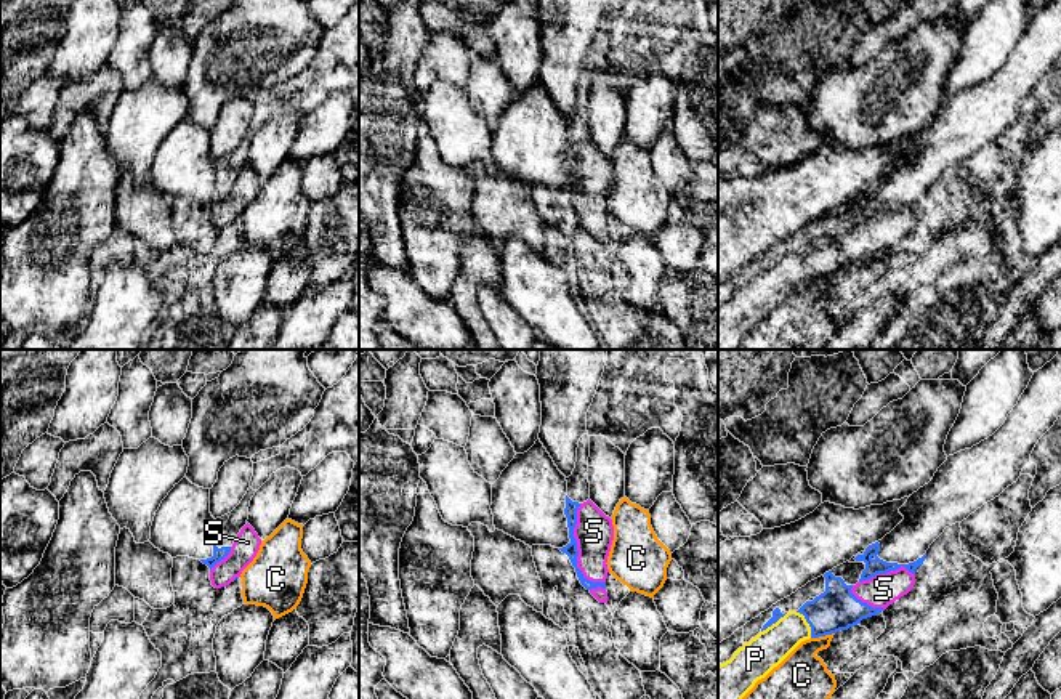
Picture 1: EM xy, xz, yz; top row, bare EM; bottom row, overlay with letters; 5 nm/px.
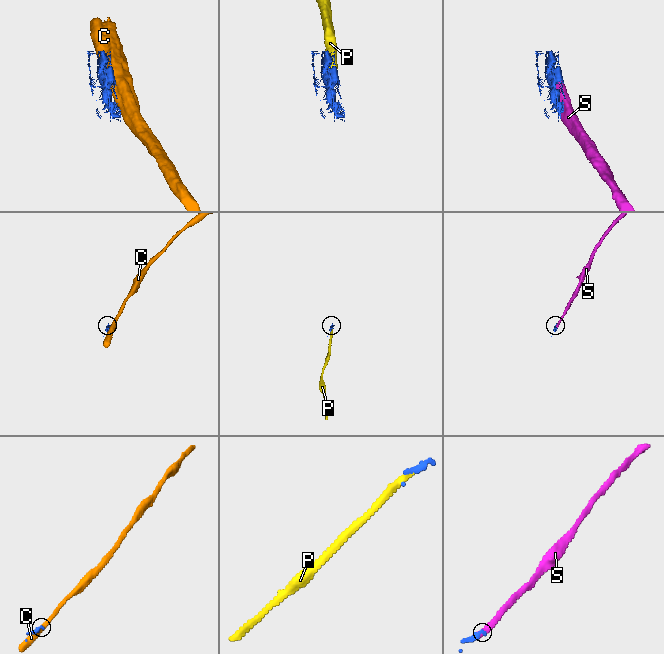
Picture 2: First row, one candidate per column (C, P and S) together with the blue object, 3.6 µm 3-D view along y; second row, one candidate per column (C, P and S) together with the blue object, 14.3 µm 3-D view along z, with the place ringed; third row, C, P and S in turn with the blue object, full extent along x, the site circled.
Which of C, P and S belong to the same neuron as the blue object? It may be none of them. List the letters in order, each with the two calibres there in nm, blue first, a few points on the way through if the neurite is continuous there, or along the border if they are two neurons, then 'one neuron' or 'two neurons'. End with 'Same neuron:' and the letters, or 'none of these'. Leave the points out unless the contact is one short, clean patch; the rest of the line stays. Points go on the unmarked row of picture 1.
C: 220/280 nm | two neurons
P: 220/180 nm | one neuron
S: 70/190 nm | one neuron
Same neuron: P, S

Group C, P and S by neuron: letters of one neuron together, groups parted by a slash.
C / P S

